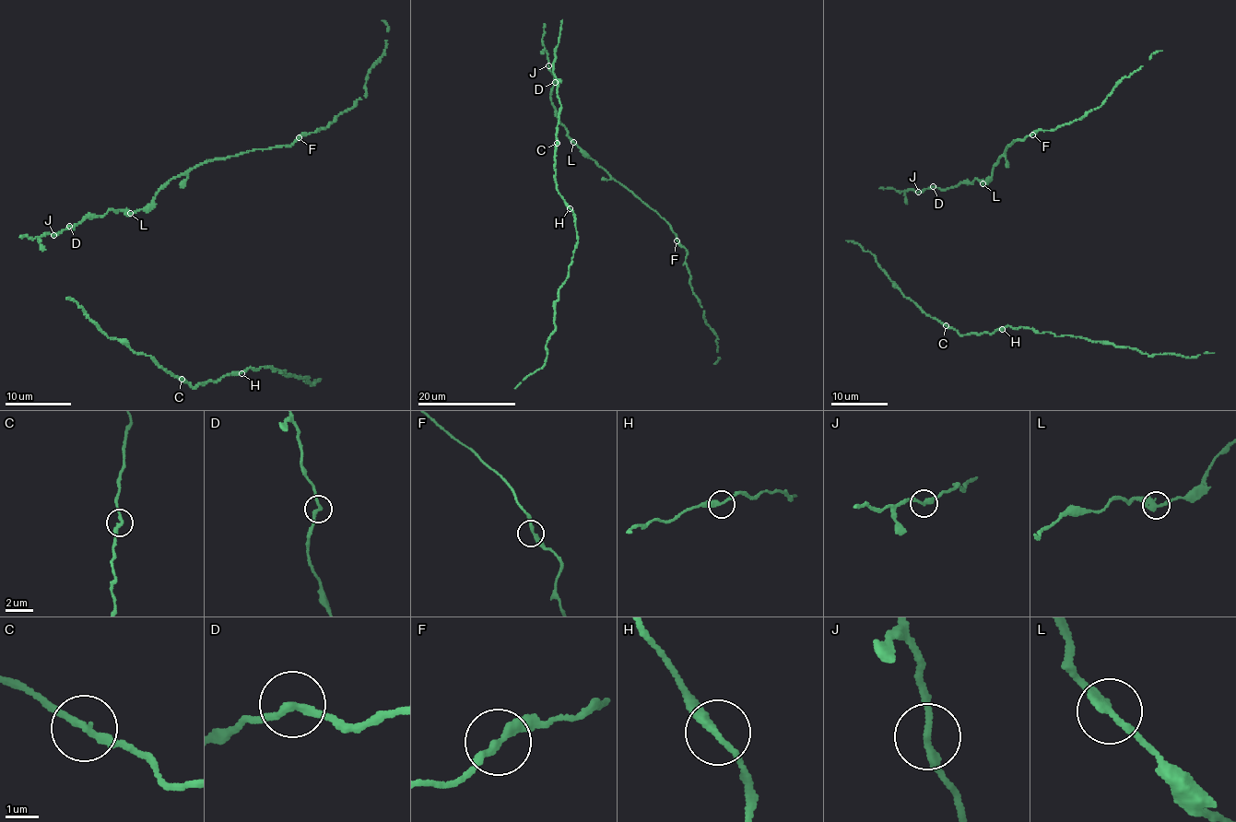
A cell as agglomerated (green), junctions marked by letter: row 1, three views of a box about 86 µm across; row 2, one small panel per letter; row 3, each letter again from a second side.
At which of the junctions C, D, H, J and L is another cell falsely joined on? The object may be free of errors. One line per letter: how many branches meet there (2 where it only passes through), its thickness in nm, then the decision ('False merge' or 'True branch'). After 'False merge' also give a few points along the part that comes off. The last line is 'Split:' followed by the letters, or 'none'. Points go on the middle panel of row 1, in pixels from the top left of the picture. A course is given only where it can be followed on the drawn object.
C: Branches: 2. Thickness 240 nm. True branch
D: Branches: 2. Thickness 240 nm. True branch
H: Branches: 2. Thickness 260 nm. True branch
J: Branches: 2. Thickness 240 nm. True branch
L: Branches: 2. Thickness 260 nm. True branch
Split: none

